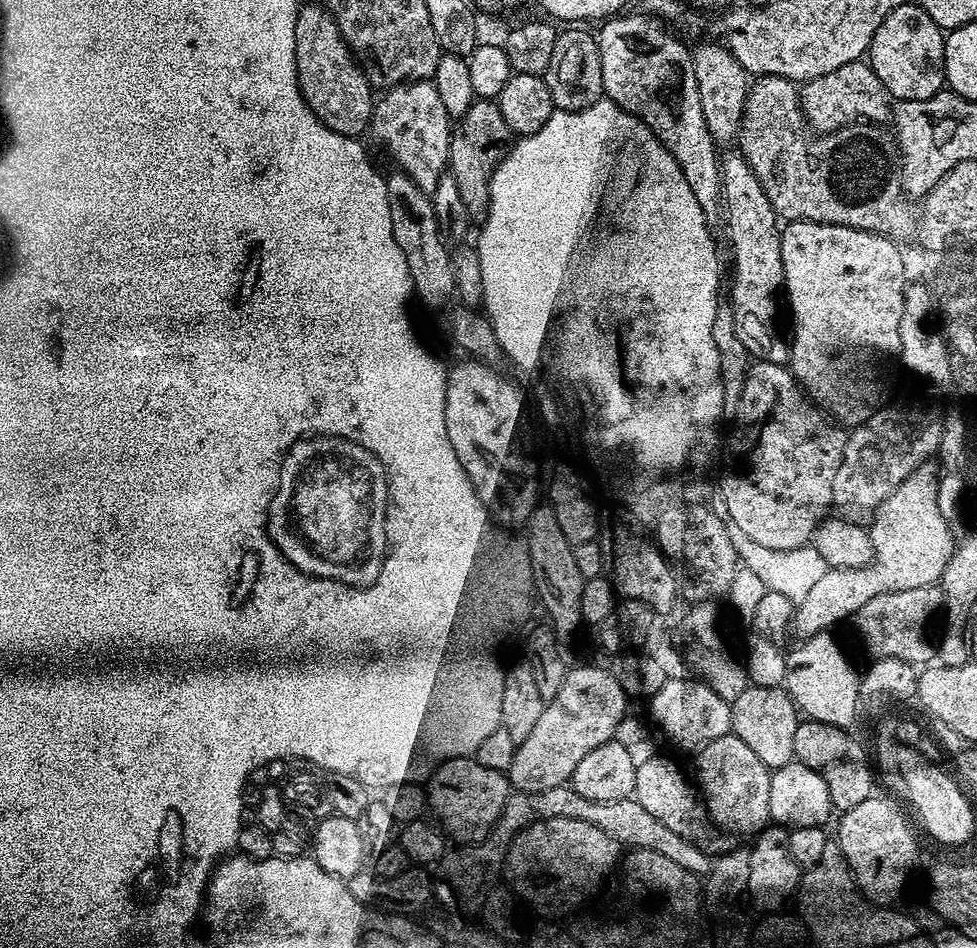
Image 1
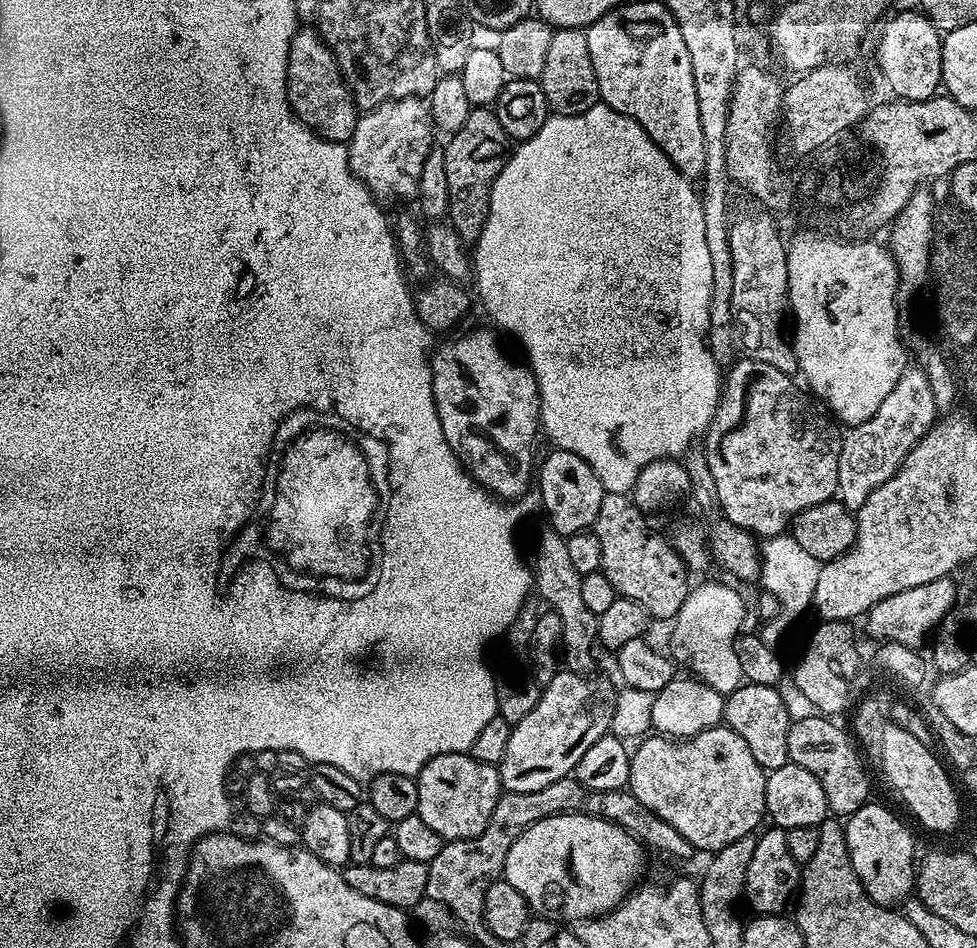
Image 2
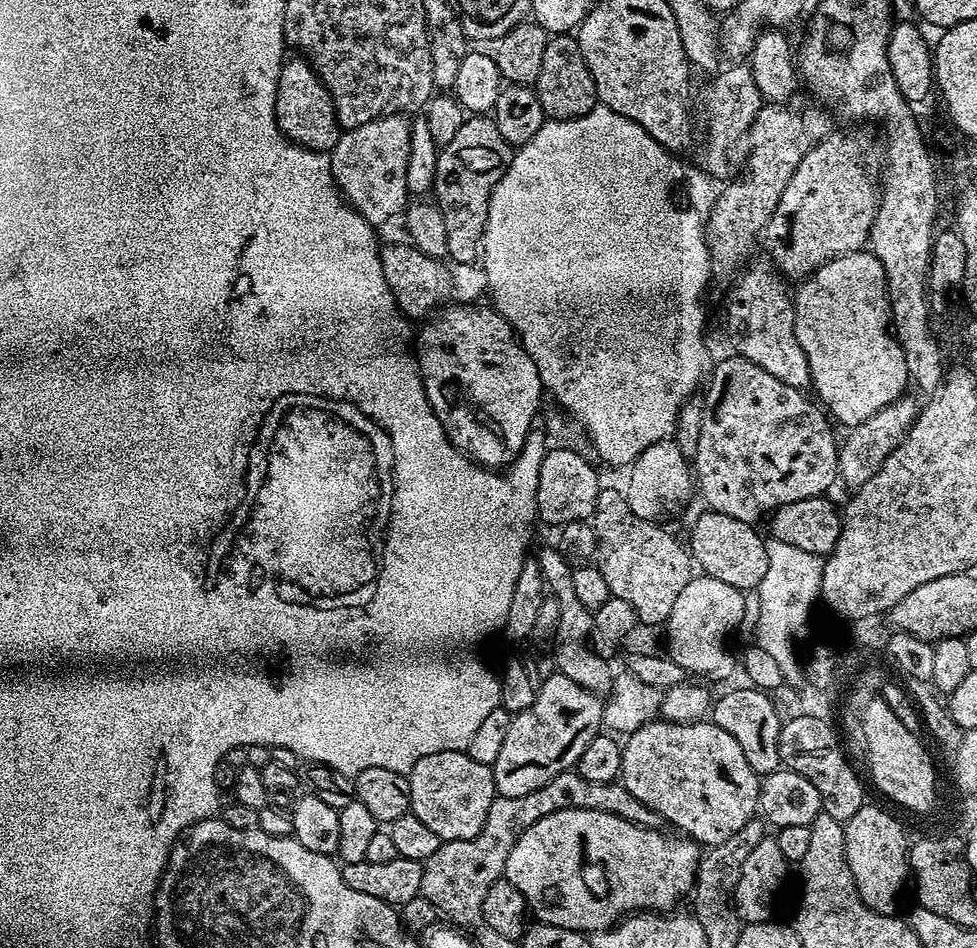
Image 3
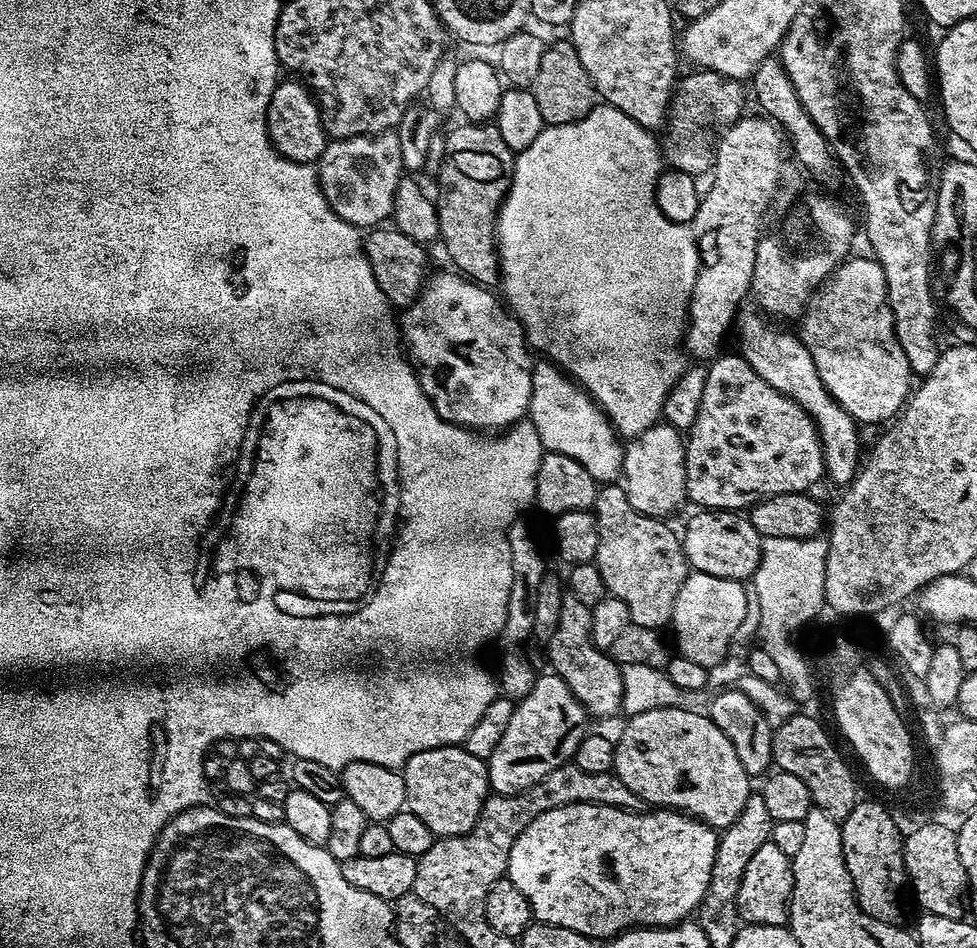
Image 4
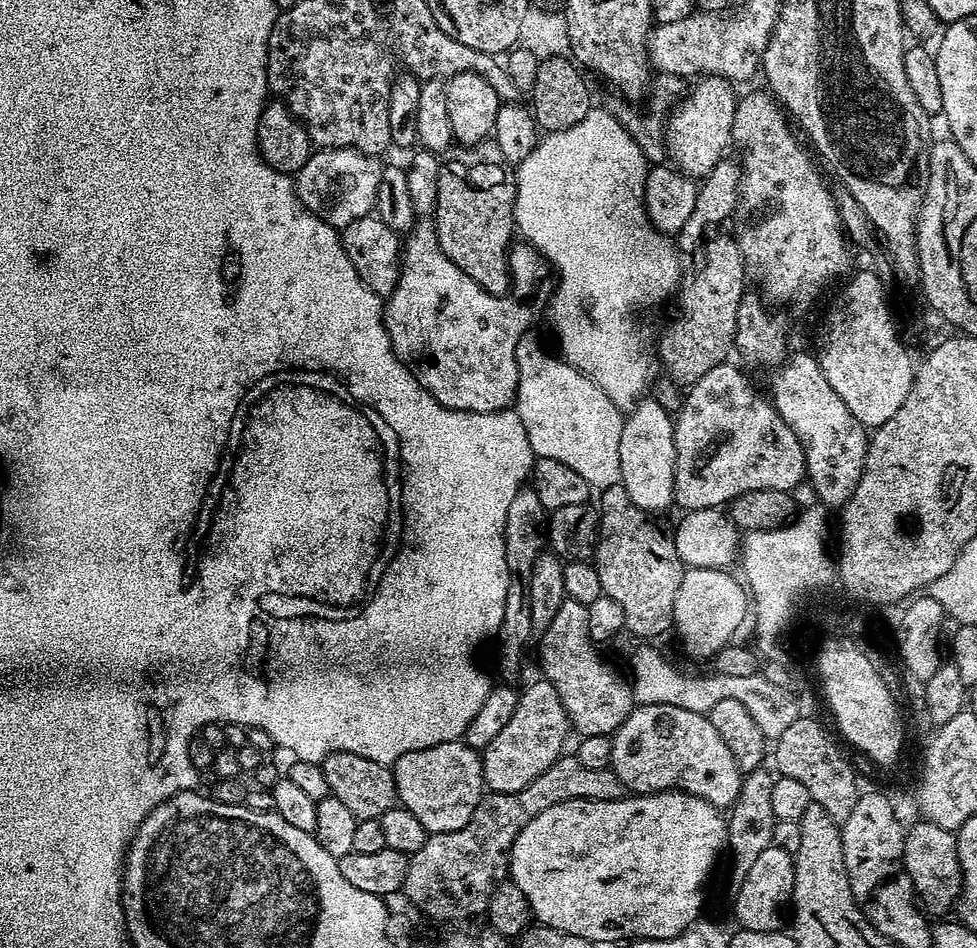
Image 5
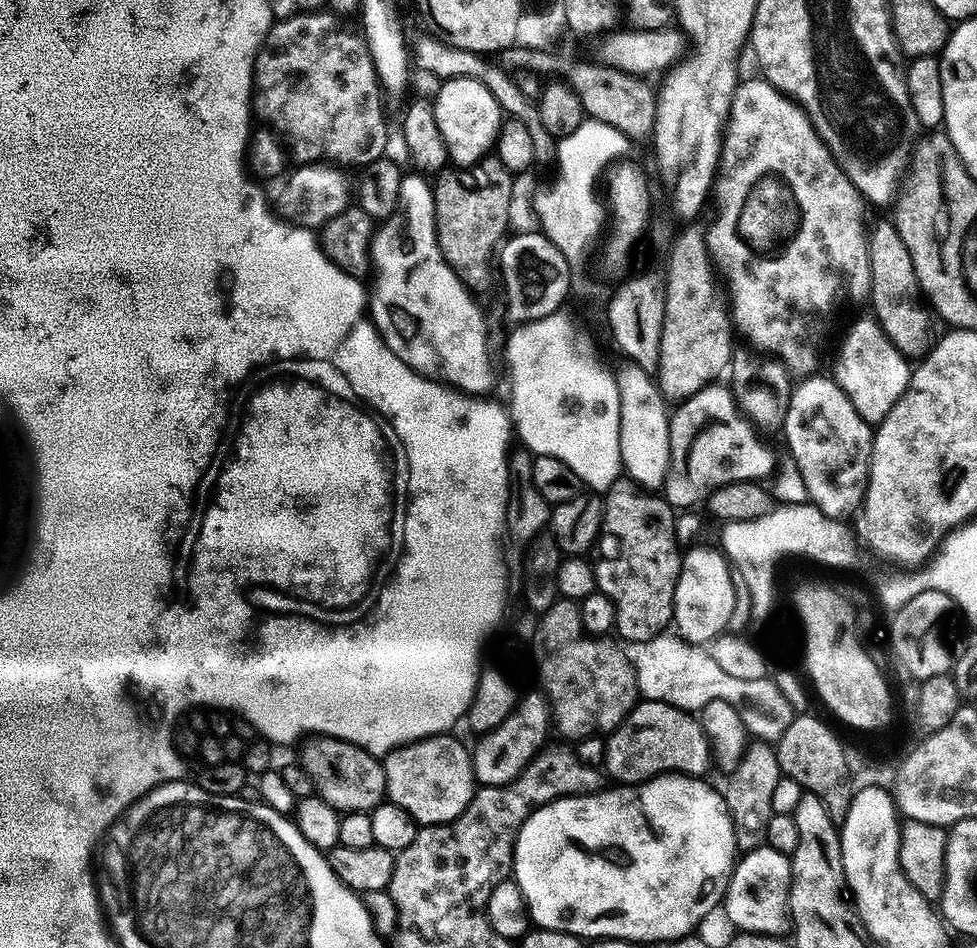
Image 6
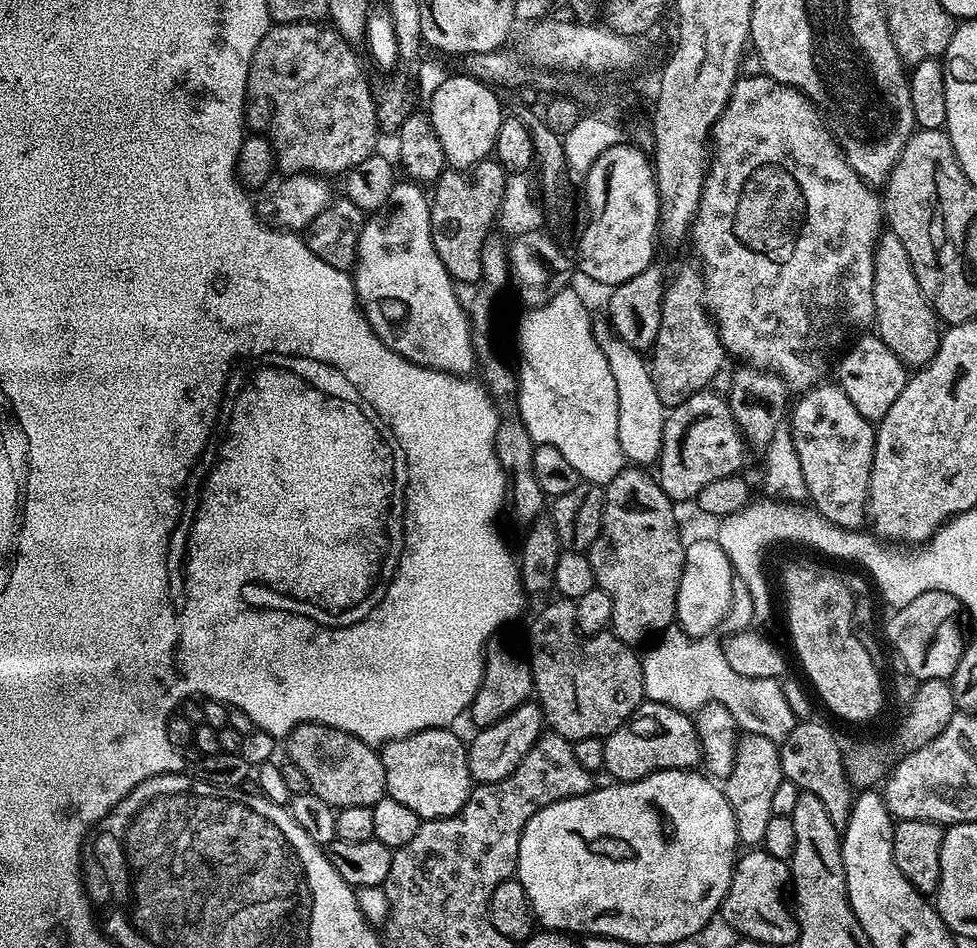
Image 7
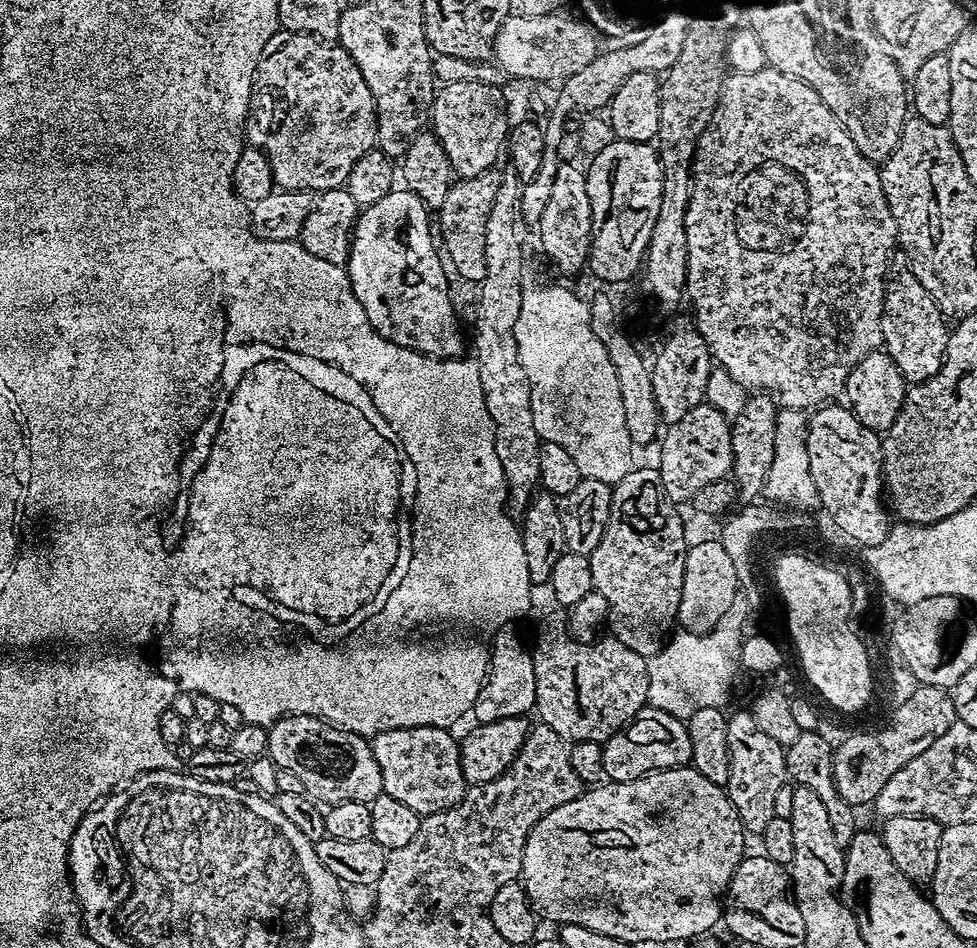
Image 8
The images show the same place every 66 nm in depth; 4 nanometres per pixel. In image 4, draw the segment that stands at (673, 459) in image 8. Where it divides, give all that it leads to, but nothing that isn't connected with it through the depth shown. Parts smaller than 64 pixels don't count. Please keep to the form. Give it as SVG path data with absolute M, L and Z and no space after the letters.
M721 354L707 368L708 377L705 378L704 389L700 392L700 405L697 406L696 417L692 420L692 429L686 432L684 440L685 494L689 501L696 503L697 509L742 510L744 492L734 492L734 484L728 480L730 474L724 474L724 468L720 468L720 456L726 458L726 452L722 450L726 450L726 440L730 444L730 434L734 434L734 446L738 446L734 460L736 466L742 466L744 460L748 460L740 458L742 454L738 454L740 446L744 446L744 442L748 444L748 436L738 438L738 432L742 432L740 428L744 428L746 422L754 422L760 416L760 412L756 412L758 406L762 406L762 422L766 422L768 426L772 424L772 420L784 420L784 472L776 472L776 478L770 484L758 486L758 490L768 490L768 496L808 492L819 480L825 479L820 438L808 413L803 412L793 400L774 390L774 386L758 378L758 374L739 354Z

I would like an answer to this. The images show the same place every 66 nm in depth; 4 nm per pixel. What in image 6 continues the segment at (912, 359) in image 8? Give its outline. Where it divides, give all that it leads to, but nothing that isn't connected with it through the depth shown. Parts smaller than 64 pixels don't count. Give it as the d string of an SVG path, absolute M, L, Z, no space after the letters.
M880 220L867 231L868 257L871 266L871 286L868 298L874 308L875 319L880 321L883 330L901 353L907 356L921 355L928 346L928 316L916 302L916 275L913 274L913 259L906 244L902 242L893 221Z

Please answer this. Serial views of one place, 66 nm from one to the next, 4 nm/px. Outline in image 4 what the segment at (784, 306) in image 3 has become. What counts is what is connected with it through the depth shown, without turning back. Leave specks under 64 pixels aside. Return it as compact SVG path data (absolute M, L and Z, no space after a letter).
M741 311L734 321L735 335L740 335L739 355L758 374L758 378L774 386L774 390L793 400L803 412L808 413L820 438L825 477L839 486L851 484L862 464L861 429L857 420L846 414L846 410L842 410L839 402L826 390L822 378L818 378L818 366L814 366L814 358L810 358L810 350L806 350L799 335L795 331L779 332L776 328L770 328L766 326L763 315L751 311Z

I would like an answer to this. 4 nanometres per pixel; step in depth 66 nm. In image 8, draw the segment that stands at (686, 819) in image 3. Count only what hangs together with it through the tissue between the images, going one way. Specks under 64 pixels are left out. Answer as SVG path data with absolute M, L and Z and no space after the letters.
M645 706L625 728L603 741L602 747L604 774L612 782L630 782L666 768L683 768L692 759L687 723L651 706Z

